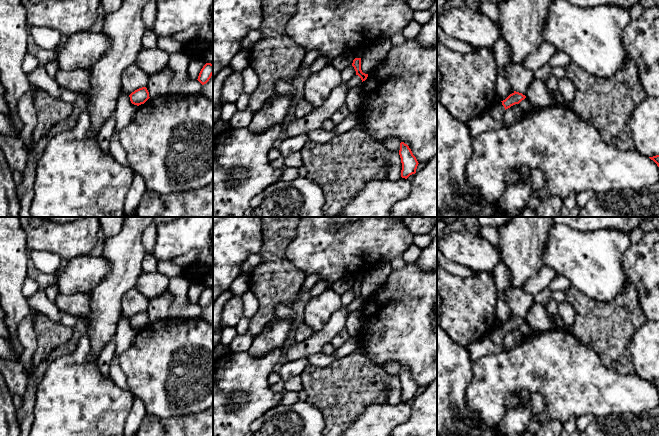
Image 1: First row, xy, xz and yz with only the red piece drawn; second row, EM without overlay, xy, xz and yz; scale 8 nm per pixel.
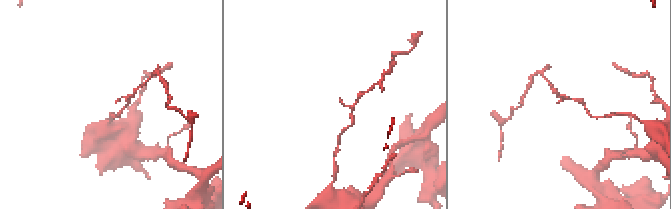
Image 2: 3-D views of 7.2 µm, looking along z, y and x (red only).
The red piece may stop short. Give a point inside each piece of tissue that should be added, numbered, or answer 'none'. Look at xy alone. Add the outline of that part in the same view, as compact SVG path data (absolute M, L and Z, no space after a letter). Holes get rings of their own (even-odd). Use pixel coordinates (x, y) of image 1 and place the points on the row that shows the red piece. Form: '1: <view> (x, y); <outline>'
none

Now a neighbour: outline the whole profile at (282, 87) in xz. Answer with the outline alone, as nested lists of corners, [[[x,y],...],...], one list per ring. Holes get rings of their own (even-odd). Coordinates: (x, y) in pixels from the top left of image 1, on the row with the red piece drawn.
[[[279,80],[276,82],[275,91],[277,94],[288,94],[292,96],[296,94],[296,90],[293,84],[283,80]]]

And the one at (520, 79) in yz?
[[[511,61],[506,65],[505,71],[511,89],[526,96],[531,83],[535,79],[534,71],[528,70],[521,64],[515,64]]]

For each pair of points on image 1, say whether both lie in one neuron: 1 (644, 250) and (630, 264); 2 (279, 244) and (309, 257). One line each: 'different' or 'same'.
1: same
2: different

